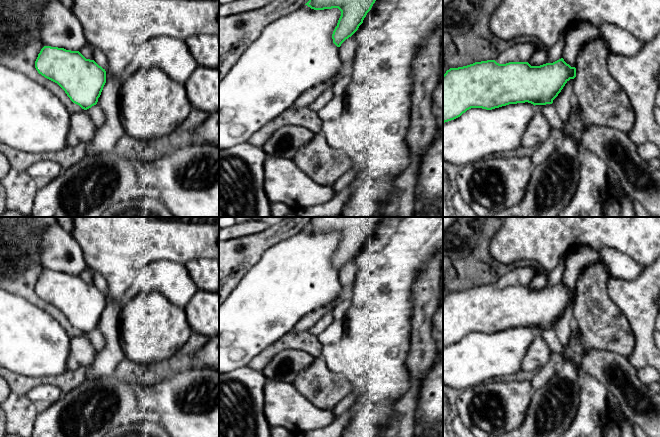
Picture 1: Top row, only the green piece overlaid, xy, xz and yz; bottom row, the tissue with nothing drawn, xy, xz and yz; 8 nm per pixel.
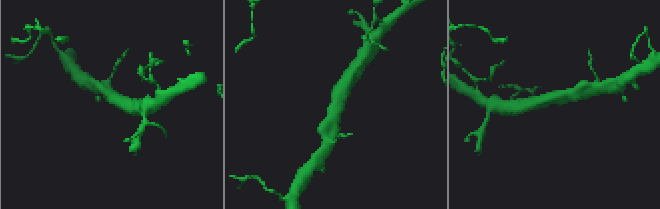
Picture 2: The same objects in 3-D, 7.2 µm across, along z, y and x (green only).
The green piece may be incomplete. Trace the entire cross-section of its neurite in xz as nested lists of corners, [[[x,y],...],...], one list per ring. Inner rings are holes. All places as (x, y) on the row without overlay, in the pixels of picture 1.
[[[312,217],[305,228],[314,234],[338,232],[341,240],[335,251],[333,267],[340,271],[363,247],[375,225],[384,217]]]

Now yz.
[[[563,282],[540,290],[531,290],[528,286],[499,288],[495,284],[487,284],[463,291],[450,292],[443,299],[443,347],[460,341],[471,332],[492,334],[509,328],[525,326],[534,330],[552,328],[565,308],[575,301],[576,292],[567,288]]]

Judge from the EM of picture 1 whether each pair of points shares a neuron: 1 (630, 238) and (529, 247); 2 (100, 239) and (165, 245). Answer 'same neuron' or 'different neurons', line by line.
1: same neuron
2: same neuron

